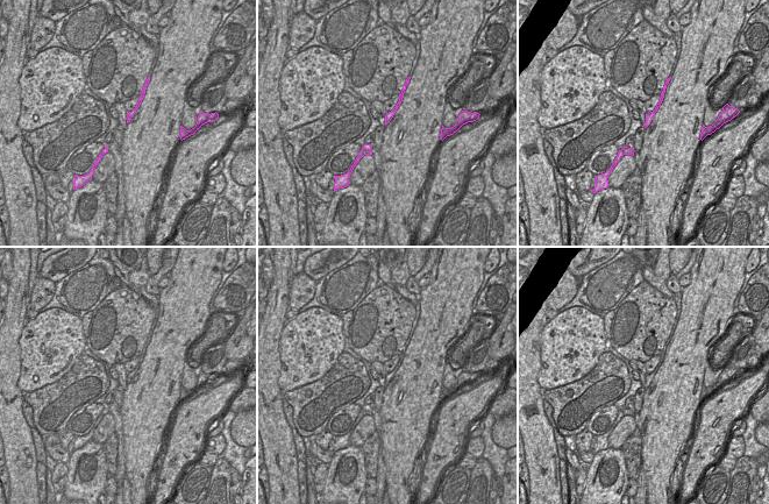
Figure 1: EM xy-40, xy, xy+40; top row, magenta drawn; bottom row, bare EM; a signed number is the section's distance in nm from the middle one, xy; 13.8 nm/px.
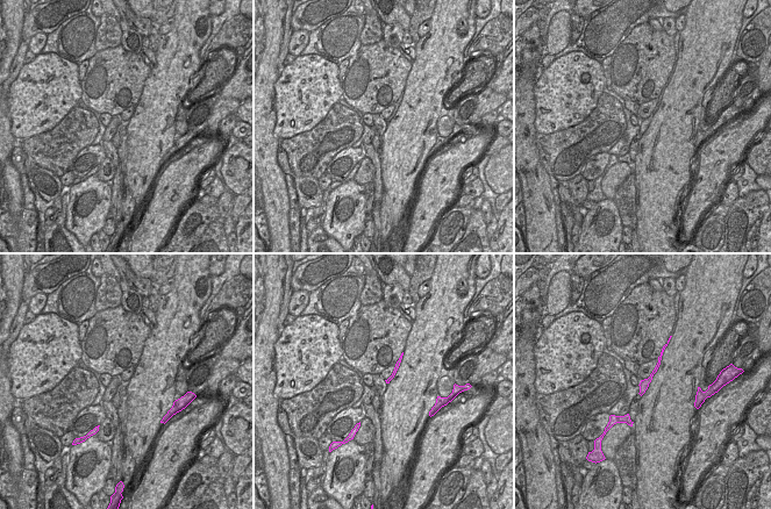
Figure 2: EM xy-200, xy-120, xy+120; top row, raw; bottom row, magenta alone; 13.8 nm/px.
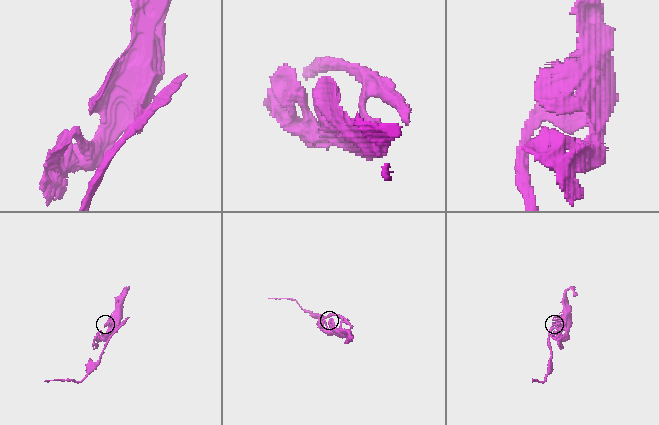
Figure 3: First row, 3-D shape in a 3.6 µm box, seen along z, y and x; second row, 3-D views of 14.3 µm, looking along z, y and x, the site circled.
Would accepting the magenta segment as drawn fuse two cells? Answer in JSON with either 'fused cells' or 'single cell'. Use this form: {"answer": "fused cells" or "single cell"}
{"answer": "fused cells"}

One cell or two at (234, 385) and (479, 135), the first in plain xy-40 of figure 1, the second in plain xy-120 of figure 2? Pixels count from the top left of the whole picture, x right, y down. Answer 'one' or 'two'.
one

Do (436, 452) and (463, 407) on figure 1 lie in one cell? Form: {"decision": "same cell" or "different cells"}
{"decision": "same cell"}

